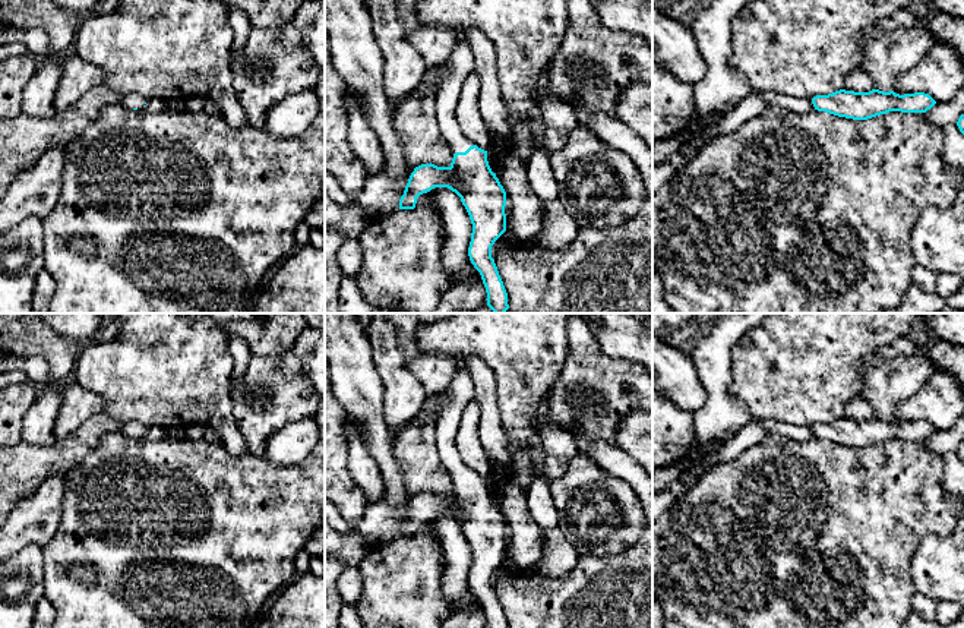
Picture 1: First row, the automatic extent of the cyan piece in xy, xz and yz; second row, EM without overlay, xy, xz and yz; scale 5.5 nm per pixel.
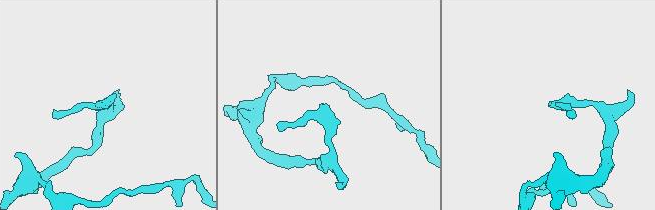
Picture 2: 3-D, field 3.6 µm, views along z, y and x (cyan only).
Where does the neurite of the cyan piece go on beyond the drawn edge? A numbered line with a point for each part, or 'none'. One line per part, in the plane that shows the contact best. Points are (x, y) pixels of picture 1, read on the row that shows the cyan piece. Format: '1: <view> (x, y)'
1: xz (461, 62)

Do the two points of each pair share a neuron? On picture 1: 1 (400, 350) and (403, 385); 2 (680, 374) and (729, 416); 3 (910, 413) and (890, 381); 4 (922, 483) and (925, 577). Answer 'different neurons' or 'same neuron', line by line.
1: same neuron
2: different neurons
3: different neurons
4: different neurons

